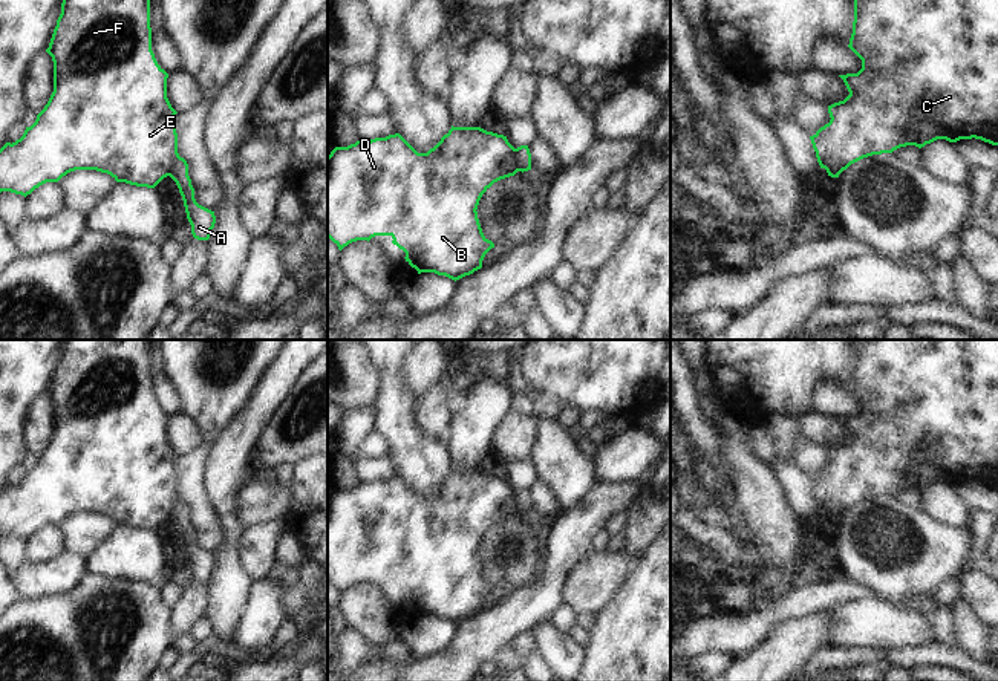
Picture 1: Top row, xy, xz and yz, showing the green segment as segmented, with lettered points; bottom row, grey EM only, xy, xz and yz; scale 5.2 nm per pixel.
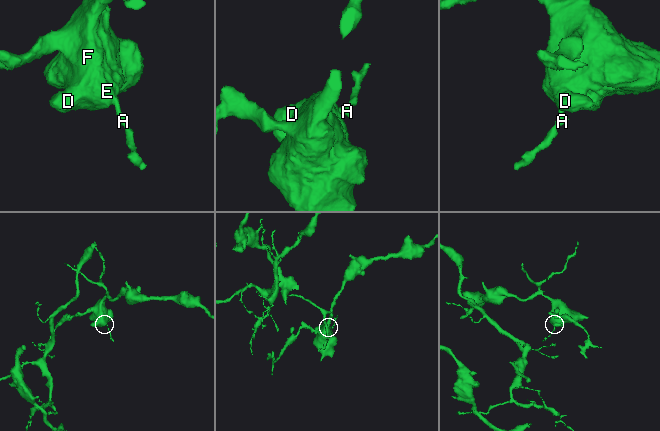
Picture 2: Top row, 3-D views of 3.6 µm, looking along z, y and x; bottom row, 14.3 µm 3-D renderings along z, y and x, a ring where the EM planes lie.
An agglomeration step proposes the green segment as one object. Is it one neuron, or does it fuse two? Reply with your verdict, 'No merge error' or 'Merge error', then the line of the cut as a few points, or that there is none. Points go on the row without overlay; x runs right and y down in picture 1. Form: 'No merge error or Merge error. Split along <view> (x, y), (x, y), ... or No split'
Merge error. Split along xz (513, 492), (513, 504), (519, 513).

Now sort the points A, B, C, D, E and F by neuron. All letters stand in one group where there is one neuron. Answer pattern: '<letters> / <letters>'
A / B C D E F

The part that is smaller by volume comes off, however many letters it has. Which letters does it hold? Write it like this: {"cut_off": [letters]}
{"cut_off": ["A"]}

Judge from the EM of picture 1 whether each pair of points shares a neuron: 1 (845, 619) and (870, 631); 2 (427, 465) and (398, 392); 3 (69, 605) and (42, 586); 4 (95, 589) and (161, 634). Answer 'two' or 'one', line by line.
1: one
2: one
3: two
4: one

